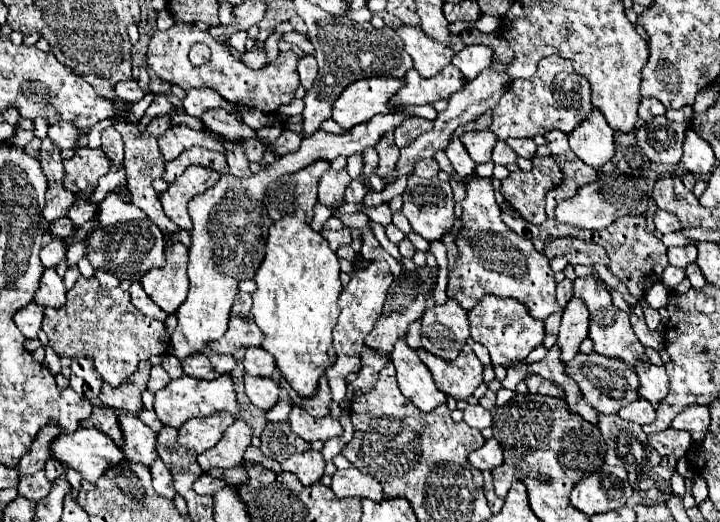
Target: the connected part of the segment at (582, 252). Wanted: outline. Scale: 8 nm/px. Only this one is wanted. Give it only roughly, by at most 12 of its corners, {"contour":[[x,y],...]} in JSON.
{"contour":[[577,238],[545,244],[545,256],[565,256],[575,264],[608,266],[603,246]]}

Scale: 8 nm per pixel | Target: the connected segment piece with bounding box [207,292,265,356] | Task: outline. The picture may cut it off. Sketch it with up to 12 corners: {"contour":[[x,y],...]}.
{"contour":[[239,292],[225,336],[207,354],[237,356],[261,346],[265,334],[253,320],[251,294]]}

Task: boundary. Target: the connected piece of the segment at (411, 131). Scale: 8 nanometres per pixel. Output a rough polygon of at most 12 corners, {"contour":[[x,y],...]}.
{"contour":[[413,116],[395,130],[395,144],[405,144],[429,132],[434,121]]}

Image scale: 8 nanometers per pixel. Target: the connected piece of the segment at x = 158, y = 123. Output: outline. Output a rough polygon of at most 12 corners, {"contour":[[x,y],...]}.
{"contour":[[165,114],[154,118],[146,130],[159,138],[170,127],[171,121]]}

